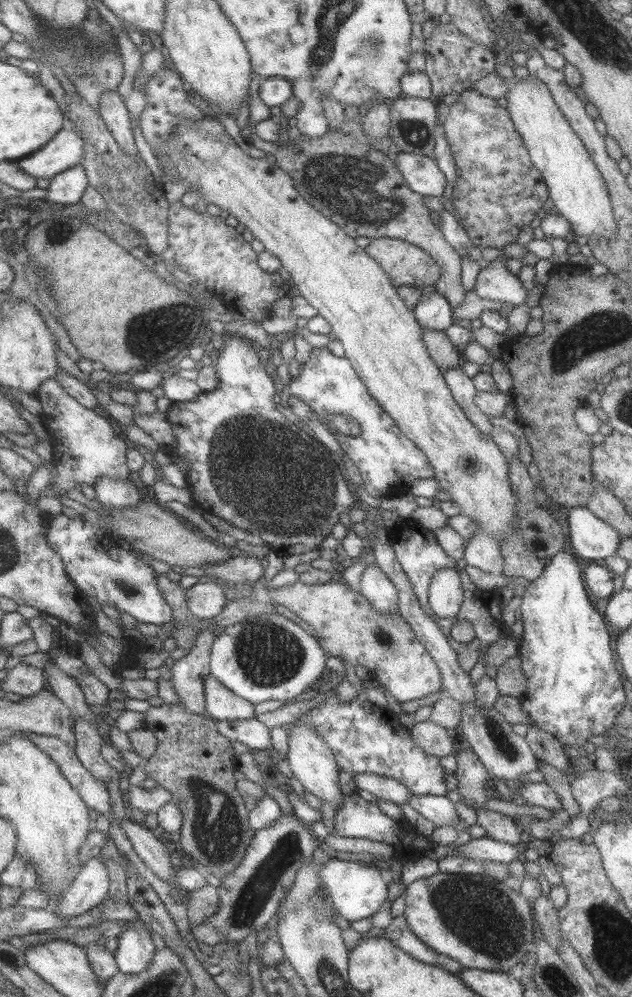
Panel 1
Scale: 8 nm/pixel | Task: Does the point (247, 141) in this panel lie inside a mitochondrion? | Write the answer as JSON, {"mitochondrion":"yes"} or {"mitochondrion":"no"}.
{"mitochondrion":"no"}

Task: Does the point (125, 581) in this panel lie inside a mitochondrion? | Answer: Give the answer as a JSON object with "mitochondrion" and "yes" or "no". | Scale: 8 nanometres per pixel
{"mitochondrion":"yes"}

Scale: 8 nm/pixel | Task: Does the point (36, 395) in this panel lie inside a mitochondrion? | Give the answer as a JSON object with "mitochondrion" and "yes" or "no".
{"mitochondrion":"no"}

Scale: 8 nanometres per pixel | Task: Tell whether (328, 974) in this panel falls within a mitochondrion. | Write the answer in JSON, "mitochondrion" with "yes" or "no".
{"mitochondrion":"yes"}

